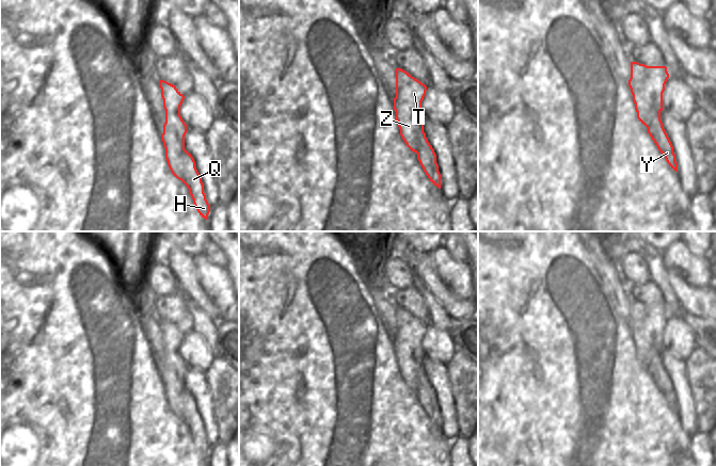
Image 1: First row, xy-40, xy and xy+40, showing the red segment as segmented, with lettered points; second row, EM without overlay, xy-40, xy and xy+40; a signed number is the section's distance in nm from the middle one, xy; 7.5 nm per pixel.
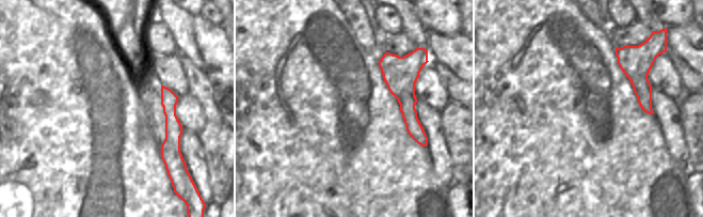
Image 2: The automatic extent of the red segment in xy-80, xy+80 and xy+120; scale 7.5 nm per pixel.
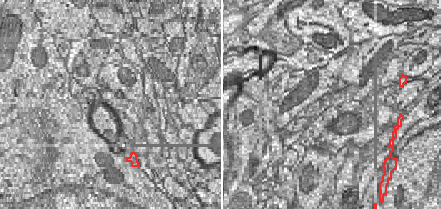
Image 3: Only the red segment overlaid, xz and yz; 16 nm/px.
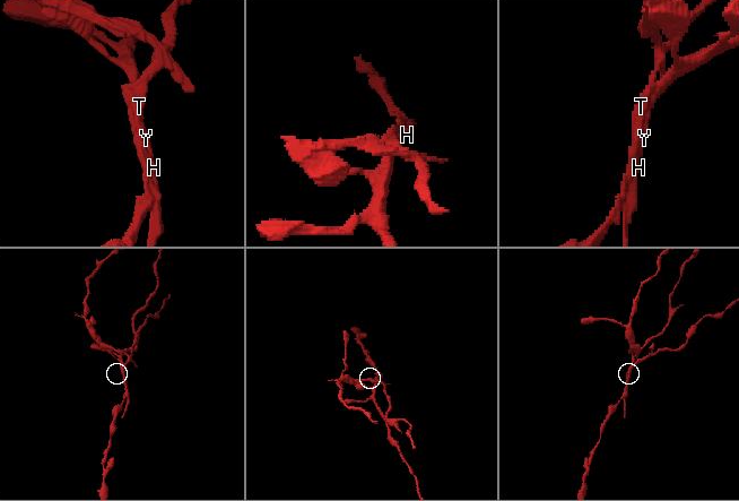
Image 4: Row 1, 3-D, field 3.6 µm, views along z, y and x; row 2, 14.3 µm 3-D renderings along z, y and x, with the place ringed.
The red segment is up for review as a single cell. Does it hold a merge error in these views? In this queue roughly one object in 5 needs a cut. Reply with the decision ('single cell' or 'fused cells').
fused cells

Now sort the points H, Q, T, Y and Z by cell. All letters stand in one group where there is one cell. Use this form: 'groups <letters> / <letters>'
groups H Q Y / T Z

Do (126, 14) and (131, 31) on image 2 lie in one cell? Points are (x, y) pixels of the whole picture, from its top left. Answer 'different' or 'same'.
same

